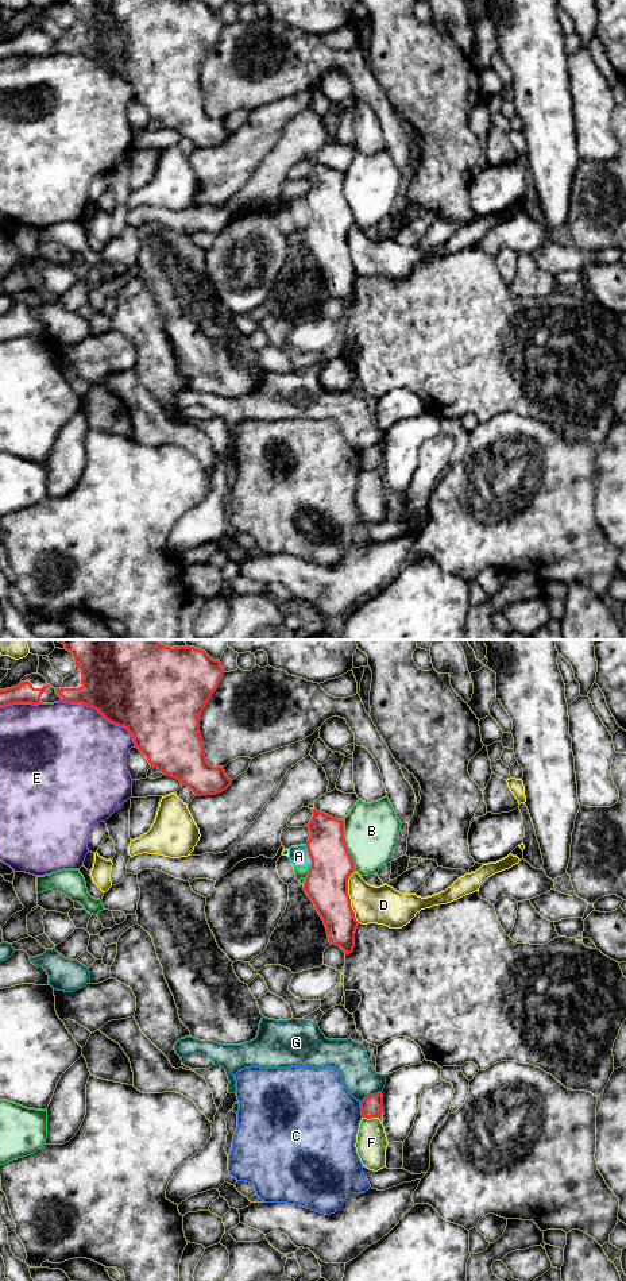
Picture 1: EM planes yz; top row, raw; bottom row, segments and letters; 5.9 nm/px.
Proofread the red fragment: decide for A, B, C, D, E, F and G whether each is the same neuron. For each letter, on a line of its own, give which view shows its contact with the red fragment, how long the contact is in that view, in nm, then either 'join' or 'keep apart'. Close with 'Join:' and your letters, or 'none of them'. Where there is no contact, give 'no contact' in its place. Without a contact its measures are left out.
A: yz | 150 nm | join
B: yz | 300 nm | keep apart
C: yz | 100 nm | keep apart
D: yz | 320 nm | keep apart
E: yz | 550 nm | keep apart
F: yz | 100 nm | keep apart
G: yz | 140 nm | keep apart
Join: A

